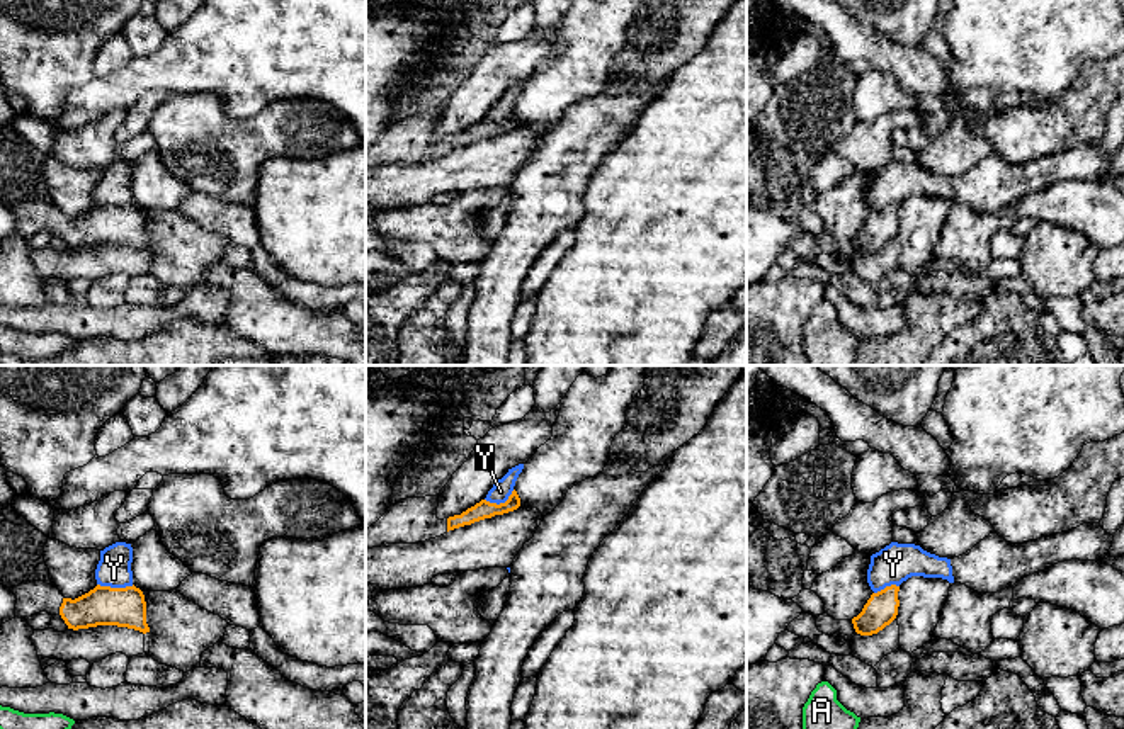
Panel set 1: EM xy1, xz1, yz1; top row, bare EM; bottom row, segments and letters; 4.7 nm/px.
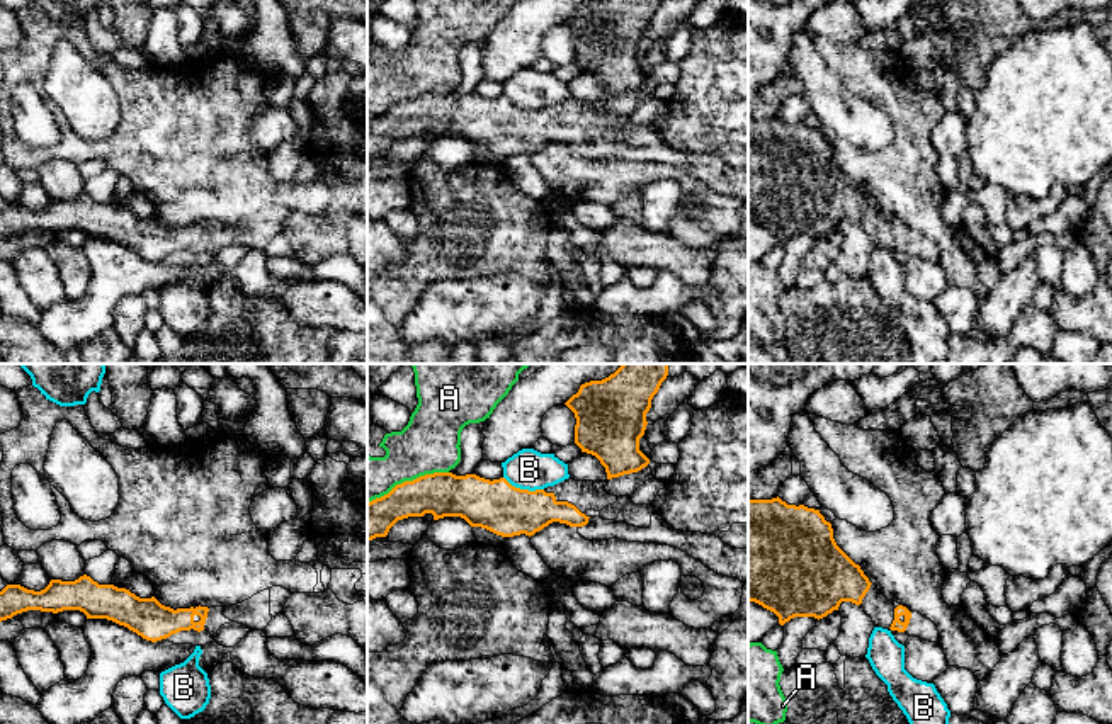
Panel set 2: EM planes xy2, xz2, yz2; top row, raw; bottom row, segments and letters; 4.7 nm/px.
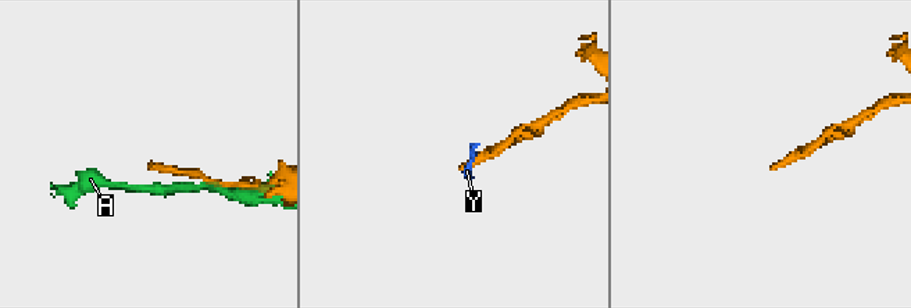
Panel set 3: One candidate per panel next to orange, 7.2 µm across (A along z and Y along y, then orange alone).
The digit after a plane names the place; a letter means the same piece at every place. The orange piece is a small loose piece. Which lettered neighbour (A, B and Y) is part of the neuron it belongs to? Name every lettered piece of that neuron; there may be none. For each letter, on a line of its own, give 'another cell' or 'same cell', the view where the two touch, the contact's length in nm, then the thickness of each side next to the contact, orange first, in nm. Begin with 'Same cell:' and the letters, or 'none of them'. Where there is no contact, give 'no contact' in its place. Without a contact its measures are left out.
Same cell: none of them
A: another cell; contact in xz2; length 420 nm; calibres 200 and 280 nm
B: another cell; contact in xz2; length 200 nm; calibres 240 and 190 nm
Y: another cell; contact in xy1; length 180 nm; calibres 190 and 160 nm

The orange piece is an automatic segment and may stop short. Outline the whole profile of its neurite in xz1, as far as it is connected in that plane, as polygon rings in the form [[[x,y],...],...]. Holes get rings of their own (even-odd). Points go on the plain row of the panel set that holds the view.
[[[514,109],[505,122],[481,119],[461,134],[437,138],[439,116],[406,117],[391,124],[386,133],[366,150],[366,170],[386,163],[418,163],[474,141],[514,131],[520,117]]]

